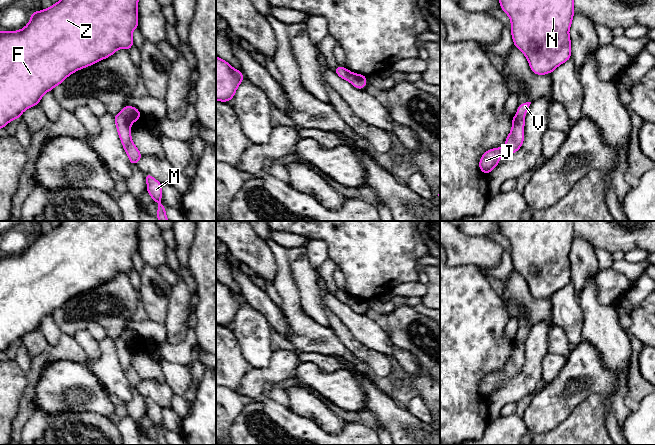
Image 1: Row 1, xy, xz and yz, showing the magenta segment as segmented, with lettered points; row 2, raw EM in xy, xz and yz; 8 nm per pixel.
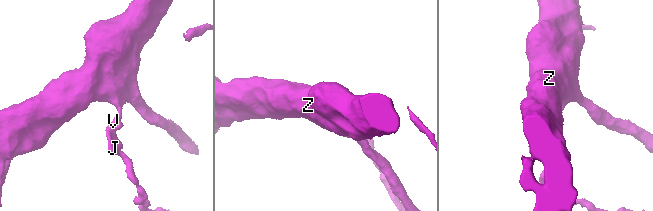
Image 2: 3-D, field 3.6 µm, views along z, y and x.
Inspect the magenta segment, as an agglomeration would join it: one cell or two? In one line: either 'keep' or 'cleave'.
cleave

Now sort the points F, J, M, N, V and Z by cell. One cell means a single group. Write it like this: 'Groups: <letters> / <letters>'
Groups: F N V Z / J M

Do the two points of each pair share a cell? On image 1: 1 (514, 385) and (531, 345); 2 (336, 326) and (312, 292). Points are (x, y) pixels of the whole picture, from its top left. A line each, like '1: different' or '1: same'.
1: same
2: different

